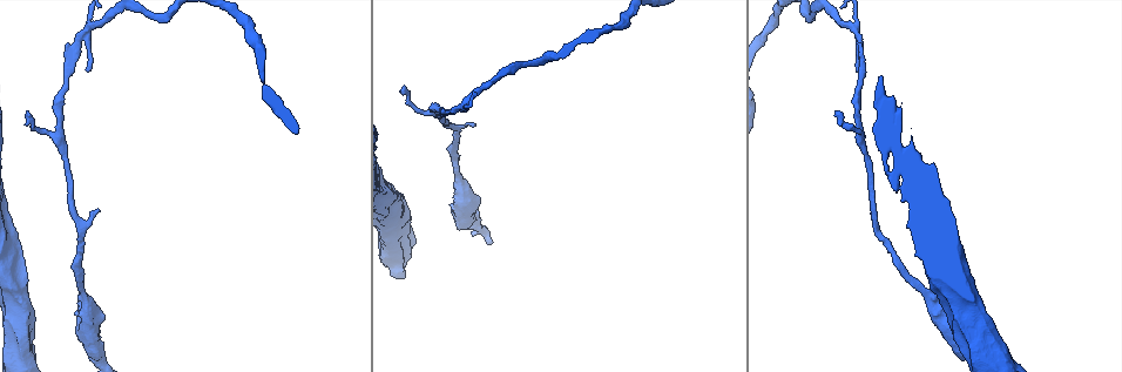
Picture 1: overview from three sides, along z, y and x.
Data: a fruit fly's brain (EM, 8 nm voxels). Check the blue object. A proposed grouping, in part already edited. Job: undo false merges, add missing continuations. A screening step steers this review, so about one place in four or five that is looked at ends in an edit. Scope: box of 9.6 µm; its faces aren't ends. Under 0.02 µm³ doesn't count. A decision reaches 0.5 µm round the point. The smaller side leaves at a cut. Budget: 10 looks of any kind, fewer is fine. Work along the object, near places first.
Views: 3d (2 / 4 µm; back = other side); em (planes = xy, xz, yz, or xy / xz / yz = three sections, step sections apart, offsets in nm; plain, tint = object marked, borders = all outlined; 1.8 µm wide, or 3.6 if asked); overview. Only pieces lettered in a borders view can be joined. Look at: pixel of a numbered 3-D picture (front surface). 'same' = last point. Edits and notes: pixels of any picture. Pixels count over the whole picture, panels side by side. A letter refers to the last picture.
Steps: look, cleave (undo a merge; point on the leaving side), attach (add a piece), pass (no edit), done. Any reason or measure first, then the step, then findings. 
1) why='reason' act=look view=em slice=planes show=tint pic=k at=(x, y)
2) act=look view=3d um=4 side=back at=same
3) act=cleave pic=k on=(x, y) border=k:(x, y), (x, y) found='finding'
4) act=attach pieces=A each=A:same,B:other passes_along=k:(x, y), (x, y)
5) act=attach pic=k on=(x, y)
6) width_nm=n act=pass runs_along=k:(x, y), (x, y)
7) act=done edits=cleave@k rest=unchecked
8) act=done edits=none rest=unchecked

why='an open end' act=look view=3d um=2 pic=1 at=(98, 211)

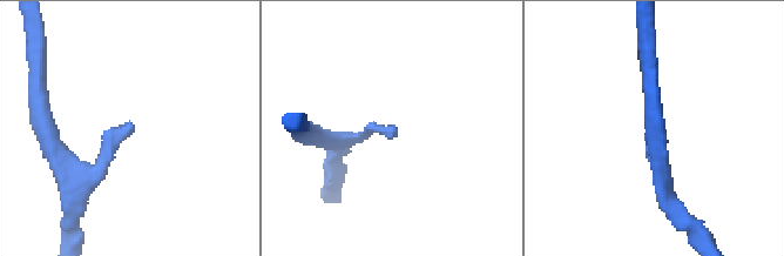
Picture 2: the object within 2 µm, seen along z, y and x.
why='need the tissue' act=look view=em slice=planes show=borders pic=2 at=(133, 124)

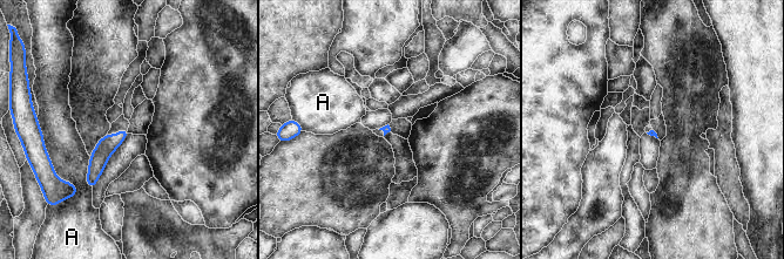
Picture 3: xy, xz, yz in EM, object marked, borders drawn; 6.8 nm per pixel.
act=pass each=A:other runs_along=3:(123, 131), (98, 158), (90, 184) found='no lettered piece goes on from it'

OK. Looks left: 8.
why='a fork' act=look view=em slice=yz step=4 show=borders pic=1 at=(91, 25)

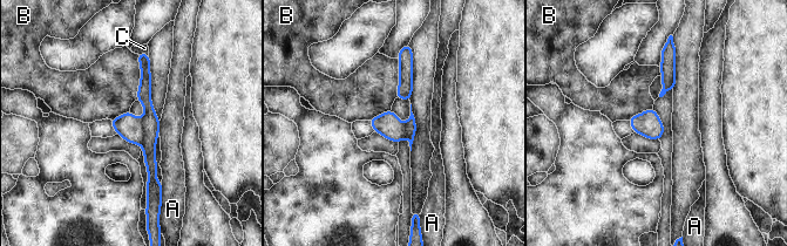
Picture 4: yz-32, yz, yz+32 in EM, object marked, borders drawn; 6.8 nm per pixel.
longest_contact=B:320nm act=cleave pic=4 on=(127, 125) each=A:other,B:other,C:other border=4:(141, 120), (142, 143) found='two neurons meet here'

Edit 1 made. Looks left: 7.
act=done edits=cleave@4 rest=unchecked

